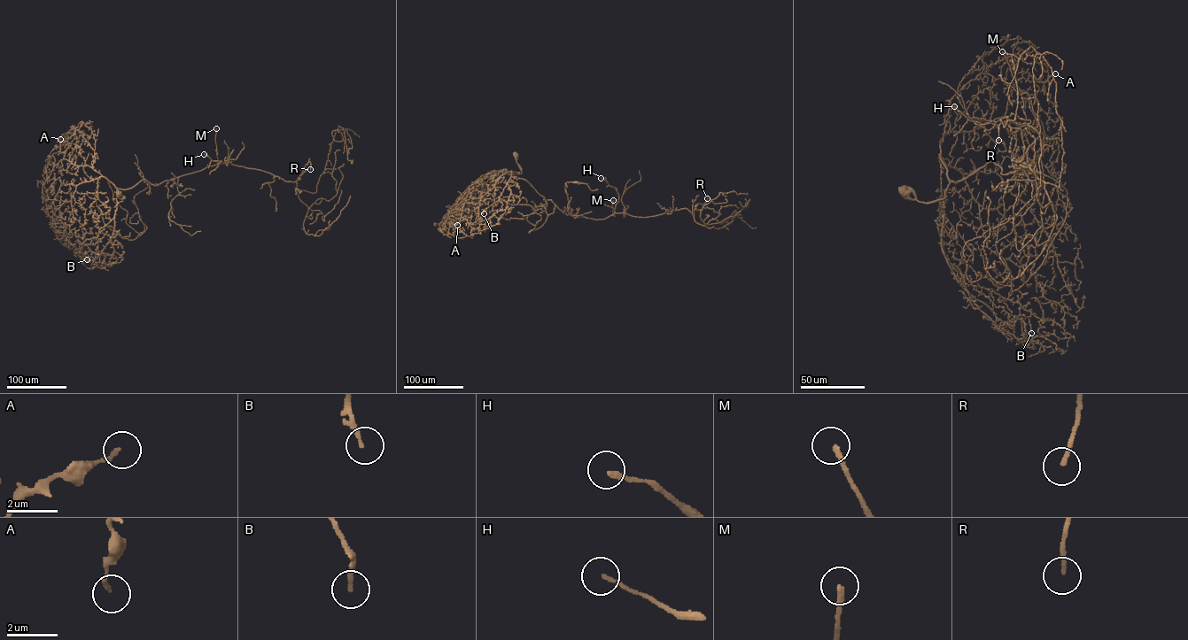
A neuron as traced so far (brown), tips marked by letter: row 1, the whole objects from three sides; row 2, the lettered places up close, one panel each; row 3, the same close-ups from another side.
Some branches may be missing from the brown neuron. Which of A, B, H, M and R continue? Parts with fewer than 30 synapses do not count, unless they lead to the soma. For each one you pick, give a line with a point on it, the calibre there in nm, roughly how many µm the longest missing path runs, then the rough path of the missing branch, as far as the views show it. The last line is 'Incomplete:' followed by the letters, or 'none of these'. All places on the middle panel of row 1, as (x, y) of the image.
H: at (601, 178); 150 nm thick; about 60 µm are missing; missing branch runs (601, 178), (586, 172), (572, 172)
Incomplete: H

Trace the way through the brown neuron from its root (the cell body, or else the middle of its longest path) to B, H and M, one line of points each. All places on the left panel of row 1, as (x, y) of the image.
B: (118, 194), (120, 198), (124, 196), (119, 193), (116, 198), (111, 239), (101, 254), (85, 251), (87, 259)
H: (118, 194), (120, 198), (124, 197), (118, 188), (128, 188), (144, 179), (156, 185), (221, 162), (204, 154)
M: (118, 194), (120, 198), (124, 197), (118, 188), (128, 188), (144, 179), (156, 185), (216, 165), (216, 128)

